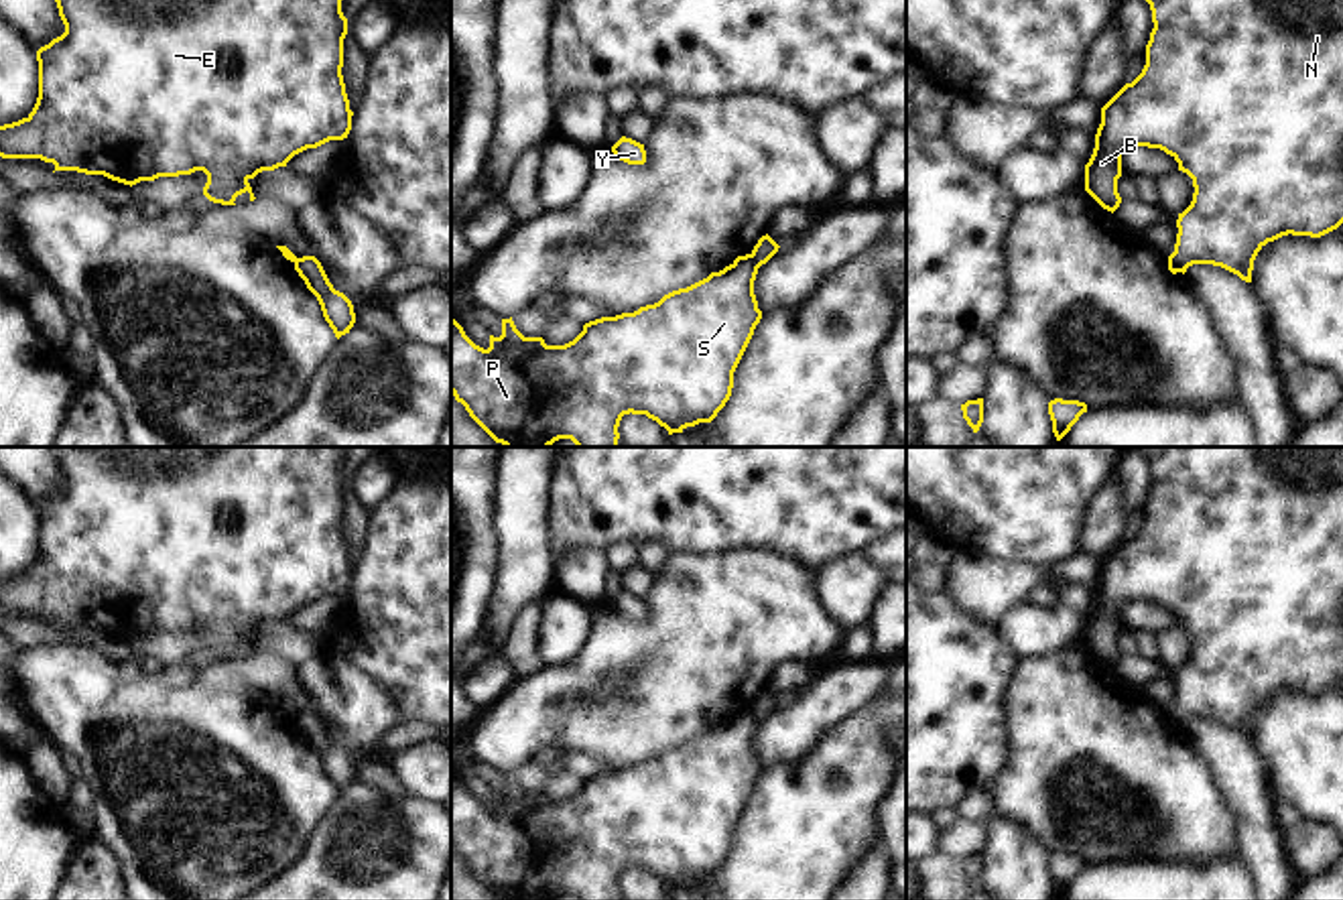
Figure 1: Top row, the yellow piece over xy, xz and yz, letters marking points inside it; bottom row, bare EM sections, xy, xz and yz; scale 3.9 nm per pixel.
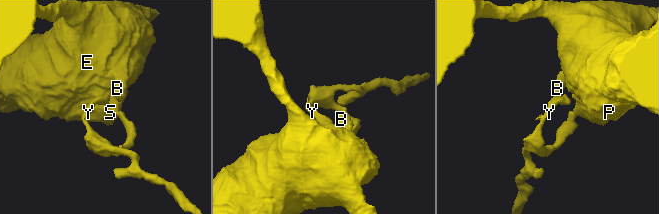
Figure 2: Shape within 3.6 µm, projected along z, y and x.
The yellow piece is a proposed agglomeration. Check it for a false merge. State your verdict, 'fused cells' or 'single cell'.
fused cells

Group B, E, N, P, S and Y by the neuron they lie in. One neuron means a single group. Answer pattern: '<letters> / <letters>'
B E N P S / Y

